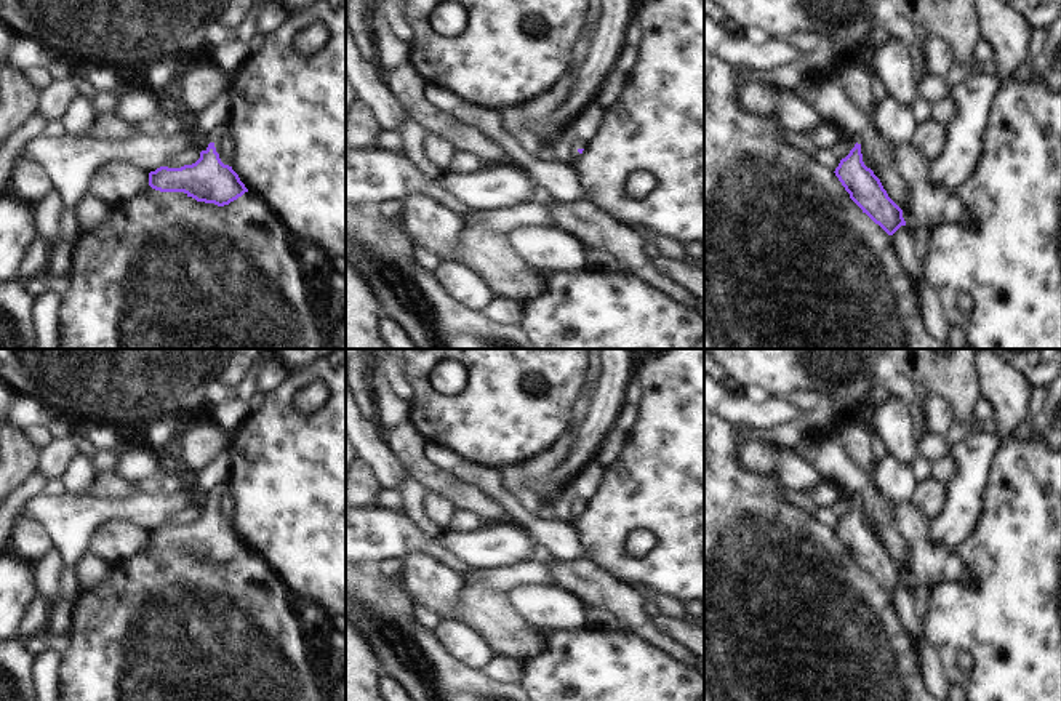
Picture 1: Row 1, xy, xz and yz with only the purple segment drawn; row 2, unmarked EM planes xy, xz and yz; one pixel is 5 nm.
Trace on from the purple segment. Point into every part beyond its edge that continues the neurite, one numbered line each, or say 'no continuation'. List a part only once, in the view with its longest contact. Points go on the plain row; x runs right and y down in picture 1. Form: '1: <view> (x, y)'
1: xy (215, 493)

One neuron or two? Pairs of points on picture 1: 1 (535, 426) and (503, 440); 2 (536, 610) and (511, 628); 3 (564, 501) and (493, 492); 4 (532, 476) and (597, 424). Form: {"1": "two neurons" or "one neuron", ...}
{"1": "one neuron", "2": "two neurons", "3": "two neurons", "4": "two neurons"}

